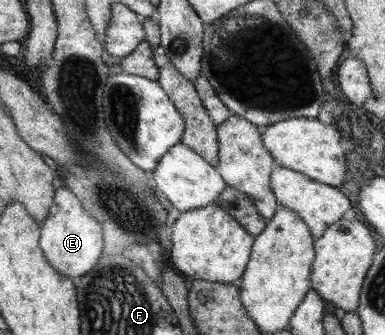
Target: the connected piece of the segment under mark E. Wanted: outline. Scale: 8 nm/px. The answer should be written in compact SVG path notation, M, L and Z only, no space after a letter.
M67 186L57 188L49 214L40 225L39 246L47 262L59 274L71 279L78 278L91 271L99 261L103 245L103 224L83 208L81 200Z

